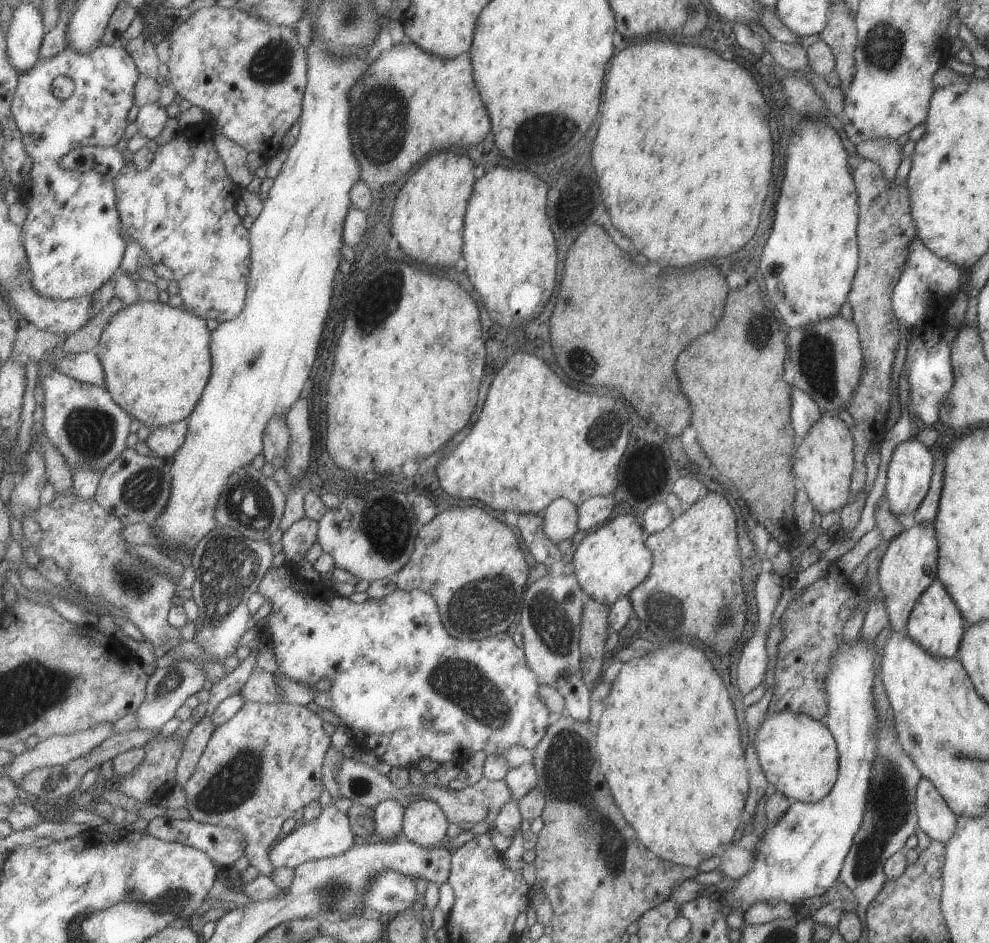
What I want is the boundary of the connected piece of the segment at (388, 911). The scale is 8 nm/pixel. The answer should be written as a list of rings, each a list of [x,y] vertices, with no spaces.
[[[383,870],[371,880],[371,888],[363,894],[363,908],[377,910],[389,919],[407,908],[412,908],[417,898],[417,886],[411,876],[397,870]]]

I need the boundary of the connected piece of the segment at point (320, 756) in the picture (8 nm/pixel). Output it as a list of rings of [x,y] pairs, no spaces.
[[[245,700],[244,705],[226,723],[215,729],[213,738],[209,741],[205,754],[201,757],[201,762],[199,762],[199,766],[195,770],[195,774],[191,776],[191,780],[187,782],[187,786],[184,788],[187,798],[186,810],[189,818],[206,825],[233,828],[233,830],[241,832],[245,836],[245,857],[248,859],[249,864],[256,867],[259,870],[259,874],[271,877],[276,868],[273,866],[273,862],[271,862],[270,852],[273,850],[275,843],[283,837],[281,833],[283,824],[289,818],[293,818],[299,808],[304,809],[309,804],[317,802],[319,796],[323,794],[323,789],[326,789],[325,784],[323,784],[323,765],[326,763],[326,755],[332,745],[332,736],[325,732],[323,720],[309,708],[294,705],[293,703],[273,702],[273,704],[269,704]]]

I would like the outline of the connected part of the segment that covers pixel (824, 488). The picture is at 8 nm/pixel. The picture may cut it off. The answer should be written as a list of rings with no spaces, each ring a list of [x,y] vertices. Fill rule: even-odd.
[[[821,412],[819,420],[811,424],[811,428],[790,456],[792,473],[802,482],[807,498],[821,515],[840,511],[849,500],[854,462],[853,445],[851,429],[835,413]]]

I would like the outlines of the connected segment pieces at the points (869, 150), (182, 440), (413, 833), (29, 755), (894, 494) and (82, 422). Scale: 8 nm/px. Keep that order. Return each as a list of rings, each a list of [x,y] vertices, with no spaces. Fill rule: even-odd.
[[[865,140],[854,147],[863,159],[873,161],[881,167],[885,182],[894,181],[897,167],[901,162],[902,148],[895,140]]]
[[[180,420],[175,424],[151,428],[146,440],[148,448],[155,457],[174,457],[186,443],[190,431],[190,420]]]
[[[418,797],[406,803],[405,807],[404,839],[429,848],[448,842],[447,828],[451,820],[441,804]]]
[[[107,722],[107,724],[97,724],[95,728],[88,728],[69,736],[55,735],[45,740],[39,740],[34,748],[25,749],[21,754],[15,756],[15,760],[13,760],[11,766],[7,768],[7,776],[11,776],[17,784],[21,785],[21,782],[25,780],[25,776],[31,771],[37,770],[37,768],[69,764],[69,762],[73,762],[73,760],[87,756],[93,752],[97,746],[113,735],[113,732],[115,732],[115,723],[111,724]]]
[[[906,439],[893,449],[884,484],[885,498],[891,514],[910,514],[923,502],[930,485],[933,466],[933,455],[929,451],[930,448],[923,446],[917,439]]]
[[[47,368],[40,374],[40,386],[44,389],[46,410],[43,433],[65,458],[71,472],[81,468],[104,471],[119,456],[123,456],[134,418],[115,400],[106,386],[84,383],[57,369]]]

